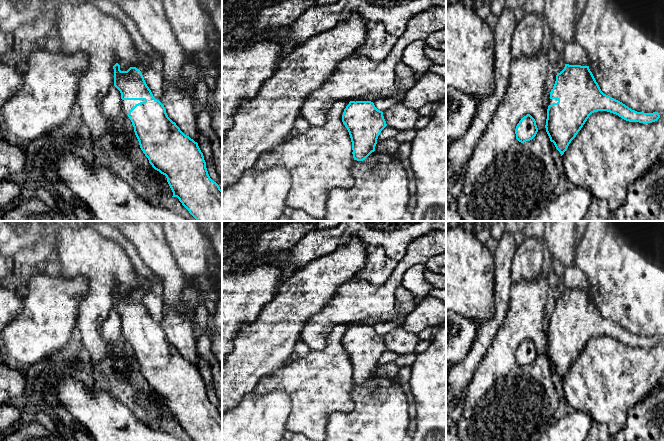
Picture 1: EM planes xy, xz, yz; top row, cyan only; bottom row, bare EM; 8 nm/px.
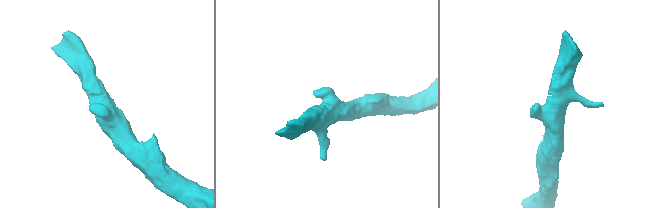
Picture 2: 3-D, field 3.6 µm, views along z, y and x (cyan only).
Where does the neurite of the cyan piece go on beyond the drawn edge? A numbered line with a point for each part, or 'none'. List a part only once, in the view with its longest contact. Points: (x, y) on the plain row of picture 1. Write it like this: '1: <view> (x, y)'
1: xy (127, 329)

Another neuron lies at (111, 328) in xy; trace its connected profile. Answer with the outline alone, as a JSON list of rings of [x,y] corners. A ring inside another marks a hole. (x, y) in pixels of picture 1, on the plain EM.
[[[115,310],[111,311],[110,316],[102,322],[99,327],[99,333],[108,343],[109,348],[114,351],[116,360],[112,370],[117,373],[125,373],[127,363],[124,355],[122,323],[120,315]]]

